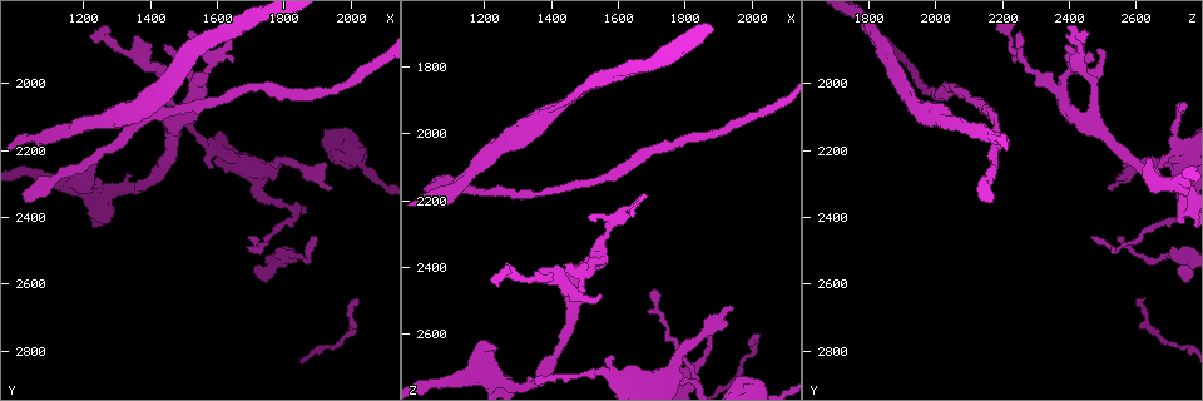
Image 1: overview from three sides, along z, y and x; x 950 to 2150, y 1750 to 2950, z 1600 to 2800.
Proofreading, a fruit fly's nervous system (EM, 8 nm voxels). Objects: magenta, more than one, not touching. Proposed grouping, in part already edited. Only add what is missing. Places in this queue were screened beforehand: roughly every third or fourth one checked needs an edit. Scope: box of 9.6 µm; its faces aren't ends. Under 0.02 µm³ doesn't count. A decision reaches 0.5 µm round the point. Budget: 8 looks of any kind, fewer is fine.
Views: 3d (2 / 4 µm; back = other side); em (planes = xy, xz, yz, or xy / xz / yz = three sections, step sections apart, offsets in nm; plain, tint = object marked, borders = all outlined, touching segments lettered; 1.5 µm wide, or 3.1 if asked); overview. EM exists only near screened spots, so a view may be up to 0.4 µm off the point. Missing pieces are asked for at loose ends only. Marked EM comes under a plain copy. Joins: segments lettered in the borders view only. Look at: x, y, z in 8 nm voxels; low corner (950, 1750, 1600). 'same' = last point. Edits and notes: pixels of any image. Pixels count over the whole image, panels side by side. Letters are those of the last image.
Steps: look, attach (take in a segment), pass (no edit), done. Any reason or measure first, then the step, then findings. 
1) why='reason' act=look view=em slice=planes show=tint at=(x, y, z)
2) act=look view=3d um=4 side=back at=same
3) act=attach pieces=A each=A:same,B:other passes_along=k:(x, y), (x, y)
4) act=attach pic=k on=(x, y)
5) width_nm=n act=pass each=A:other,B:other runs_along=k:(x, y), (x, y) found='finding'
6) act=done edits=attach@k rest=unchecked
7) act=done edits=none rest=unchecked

why='tapers out' act=look view=3d um=4 at=(1550, 1900, 2480)

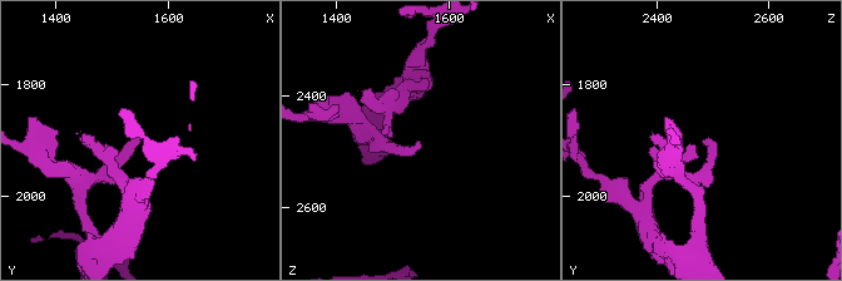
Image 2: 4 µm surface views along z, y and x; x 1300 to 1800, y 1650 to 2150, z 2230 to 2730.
act=look view=em slice=yz step=8 show=tint at=(1545, 1905, 2480)

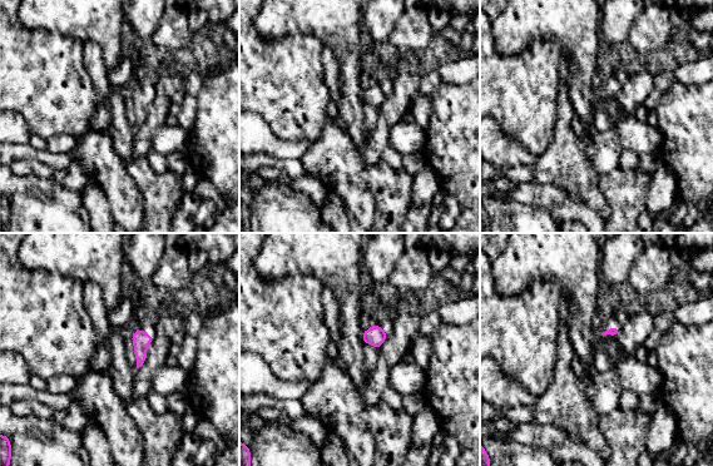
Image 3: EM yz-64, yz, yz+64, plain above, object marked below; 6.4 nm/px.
act=look view=em slice=planes show=borders at=same

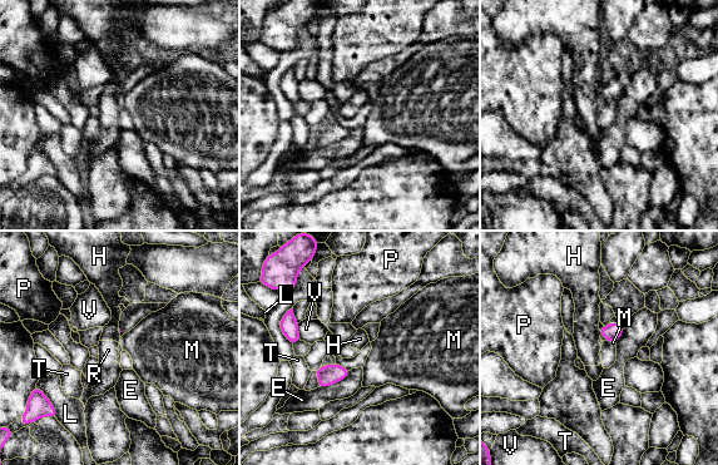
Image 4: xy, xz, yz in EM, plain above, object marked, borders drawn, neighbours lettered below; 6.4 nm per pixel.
act=pass each=E:other,H:other,L:other,M:other,P:other,R:other,T:other,V:other border=4:(598, 330), (600, 334) found='none of them fits'

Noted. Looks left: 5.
act=look view=3d um=2 at=(1230, 1840, 2450)

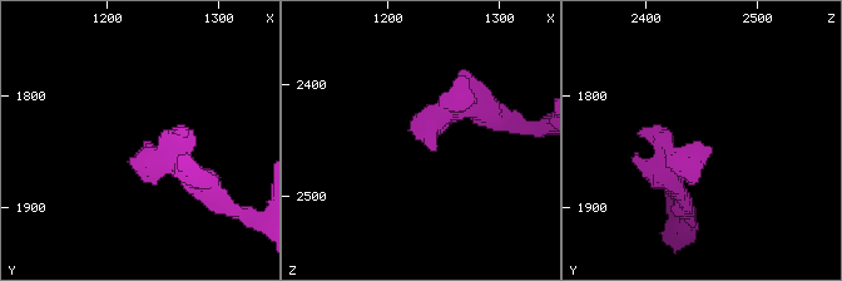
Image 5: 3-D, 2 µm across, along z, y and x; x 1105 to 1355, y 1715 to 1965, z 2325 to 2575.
act=look view=em slice=xy step=4 show=borders at=(1244, 1842, 2454)

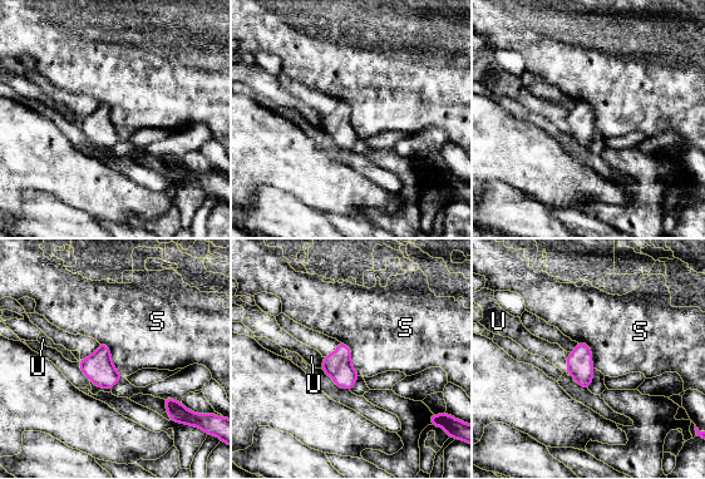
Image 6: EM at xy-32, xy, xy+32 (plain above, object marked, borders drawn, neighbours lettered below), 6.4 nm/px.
why='cut it another way' act=look view=em slice=planes show=borders at=same

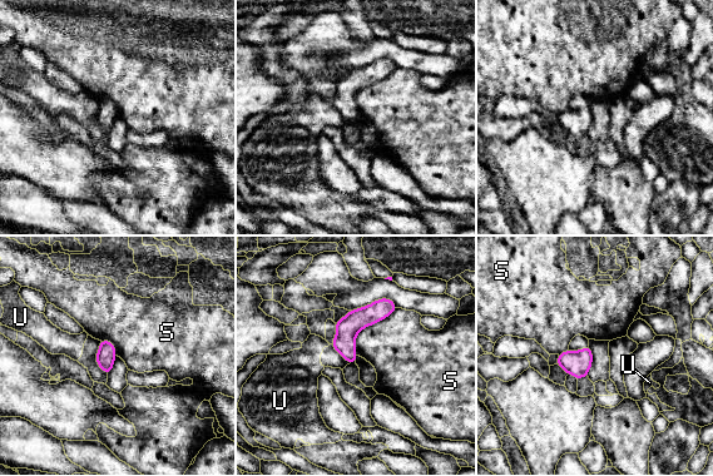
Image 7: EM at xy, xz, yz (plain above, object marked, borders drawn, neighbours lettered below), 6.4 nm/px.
act=pass each=S:other,U:other border=7:(397, 308), (359, 332), (356, 355) found='no lettered segment goes on from it'

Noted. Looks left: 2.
act=look view=3d um=2 at=(1710, 2470, 2460)

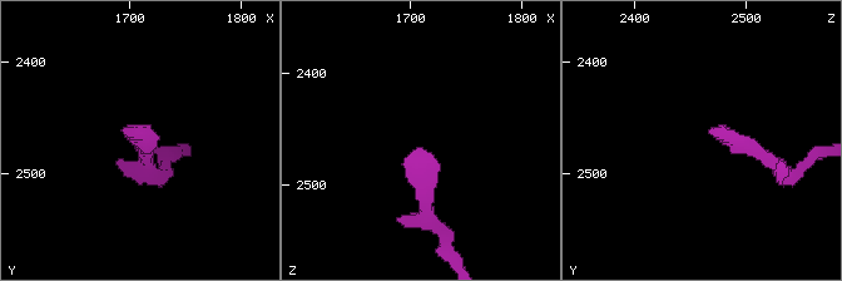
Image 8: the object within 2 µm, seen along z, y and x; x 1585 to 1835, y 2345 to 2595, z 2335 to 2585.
act=look view=em slice=xz step=8 show=borders at=(1710, 2460, 2466)

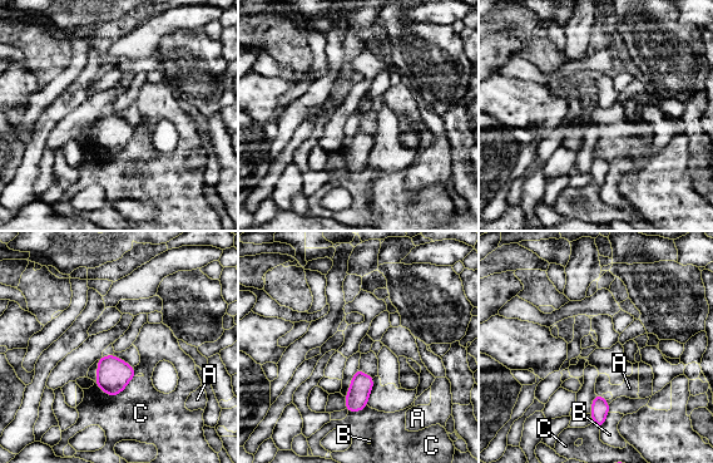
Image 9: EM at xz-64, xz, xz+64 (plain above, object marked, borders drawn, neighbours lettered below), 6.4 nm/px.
act=pass each=A:other,B:other,C:other border=9:(134, 368), (114, 395), (95, 384) found='no lettered segment goes on from it'

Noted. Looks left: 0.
act=done edits=none rest=unchecked

